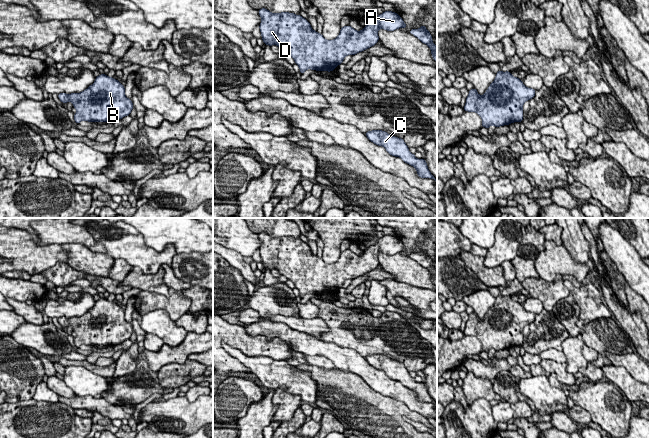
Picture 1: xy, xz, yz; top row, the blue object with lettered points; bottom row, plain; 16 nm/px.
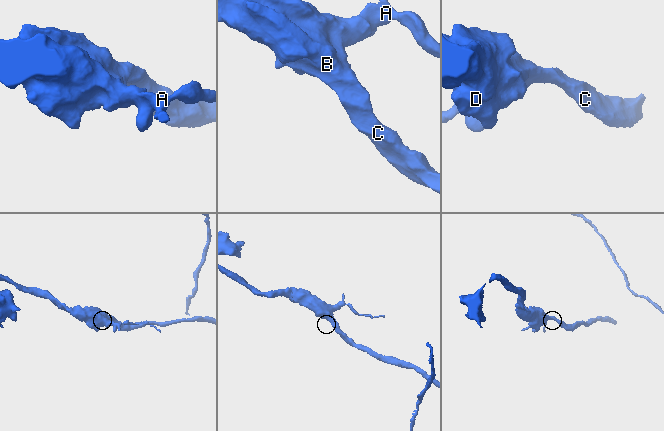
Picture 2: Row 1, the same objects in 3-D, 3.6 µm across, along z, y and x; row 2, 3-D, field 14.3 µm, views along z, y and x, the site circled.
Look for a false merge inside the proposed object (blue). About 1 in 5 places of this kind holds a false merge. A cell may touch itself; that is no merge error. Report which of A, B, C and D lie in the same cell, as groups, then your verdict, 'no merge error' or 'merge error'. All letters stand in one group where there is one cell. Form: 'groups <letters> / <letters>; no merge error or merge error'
groups A B C D; no merge error

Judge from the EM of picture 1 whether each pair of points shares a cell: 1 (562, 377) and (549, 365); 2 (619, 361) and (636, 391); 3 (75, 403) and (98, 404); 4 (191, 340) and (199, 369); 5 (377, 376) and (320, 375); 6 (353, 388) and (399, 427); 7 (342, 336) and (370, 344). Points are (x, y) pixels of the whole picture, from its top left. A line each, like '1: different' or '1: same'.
1: same
2: different
3: same
4: different
5: different
6: same
7: same

